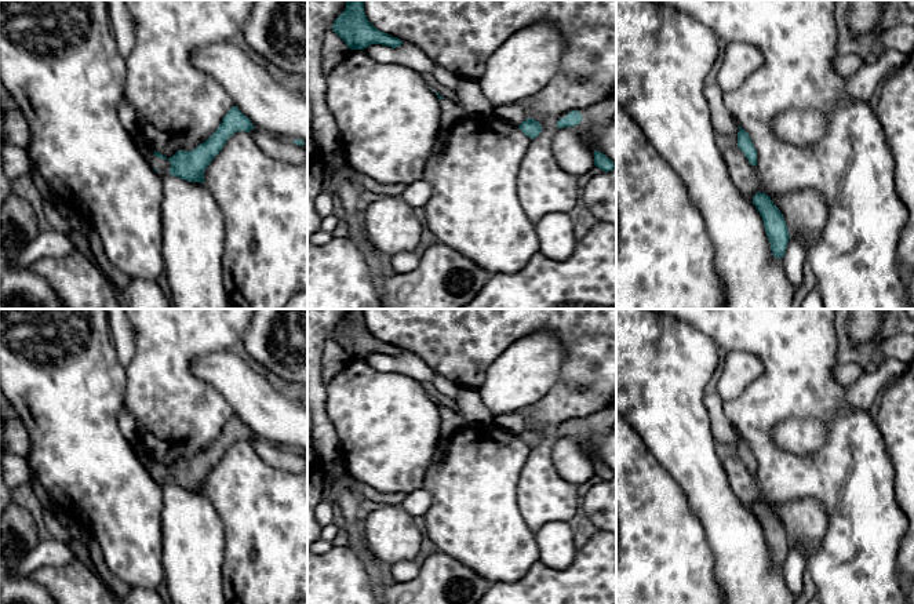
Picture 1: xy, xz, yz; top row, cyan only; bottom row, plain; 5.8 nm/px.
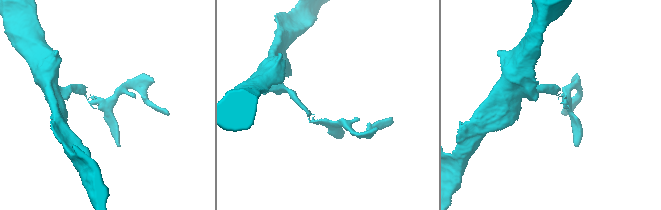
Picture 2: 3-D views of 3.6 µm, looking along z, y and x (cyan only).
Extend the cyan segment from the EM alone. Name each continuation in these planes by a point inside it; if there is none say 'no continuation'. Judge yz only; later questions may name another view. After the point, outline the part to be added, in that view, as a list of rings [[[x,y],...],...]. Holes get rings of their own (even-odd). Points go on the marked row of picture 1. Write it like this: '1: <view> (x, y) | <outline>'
no continuation

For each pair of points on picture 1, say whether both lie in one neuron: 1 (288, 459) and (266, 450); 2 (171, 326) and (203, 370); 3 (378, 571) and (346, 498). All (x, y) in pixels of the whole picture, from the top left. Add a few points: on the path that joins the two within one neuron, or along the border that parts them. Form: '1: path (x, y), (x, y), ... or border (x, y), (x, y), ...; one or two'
1: path (283, 458), (272, 454); one
2: border (226, 349), (197, 356), (192, 361), (190, 371); two
3: path (363, 553), (356, 542), (352, 516); one

